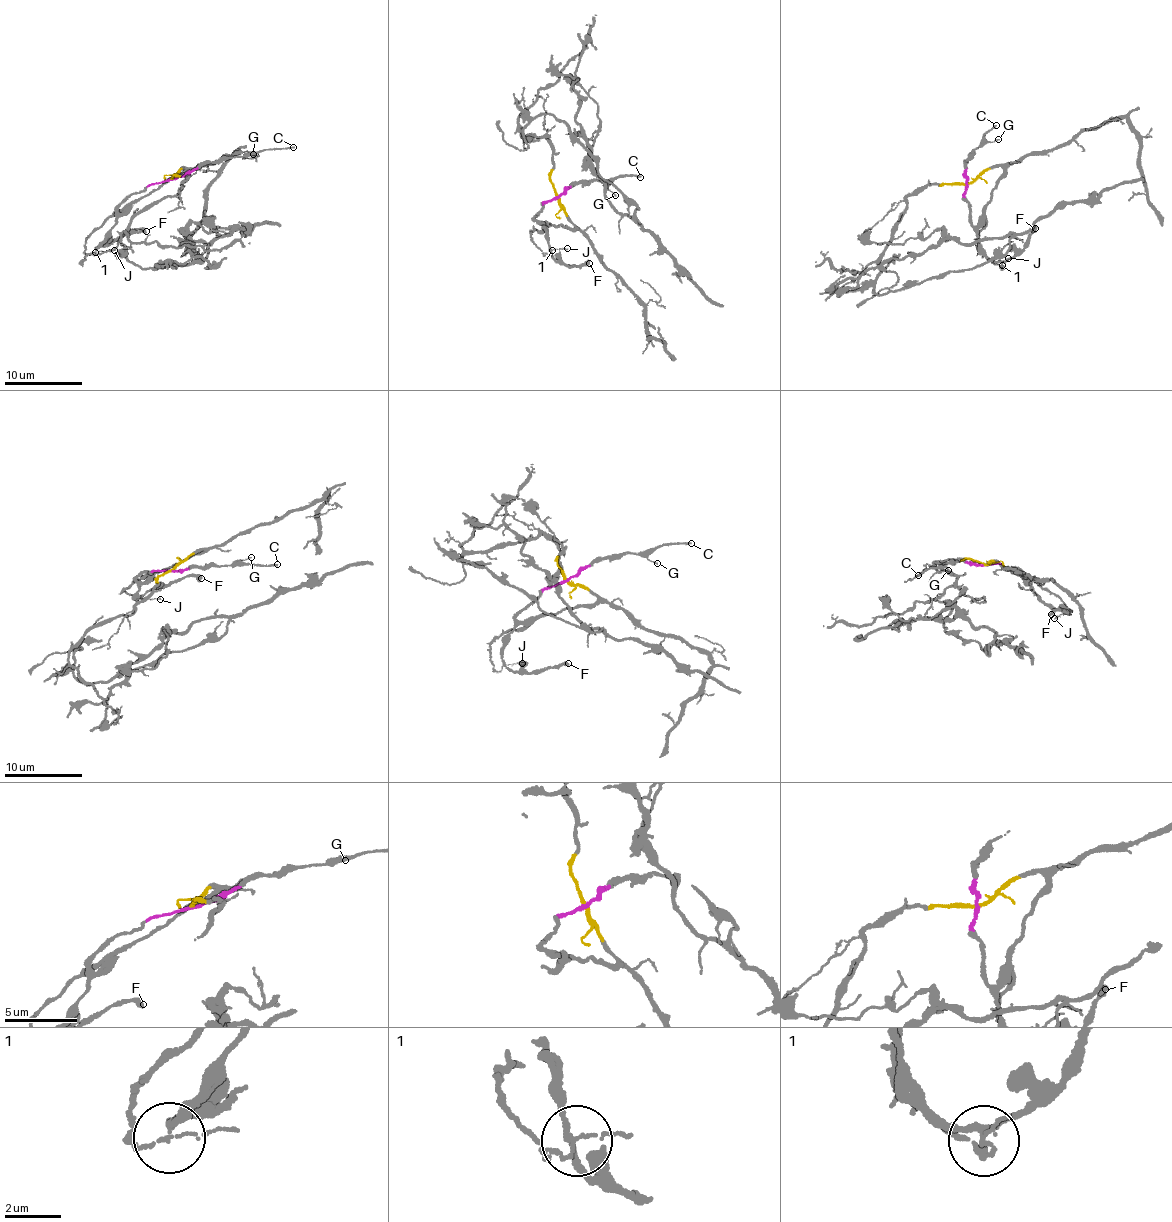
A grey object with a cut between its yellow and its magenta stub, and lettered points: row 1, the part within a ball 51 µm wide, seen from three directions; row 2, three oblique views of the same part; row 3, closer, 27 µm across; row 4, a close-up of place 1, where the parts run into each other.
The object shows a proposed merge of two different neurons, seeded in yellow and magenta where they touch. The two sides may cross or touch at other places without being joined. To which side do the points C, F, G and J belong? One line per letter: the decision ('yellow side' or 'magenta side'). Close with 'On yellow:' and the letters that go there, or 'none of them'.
C: magenta side
F: magenta side
G: magenta side
J: yellow side
On yellow: J

